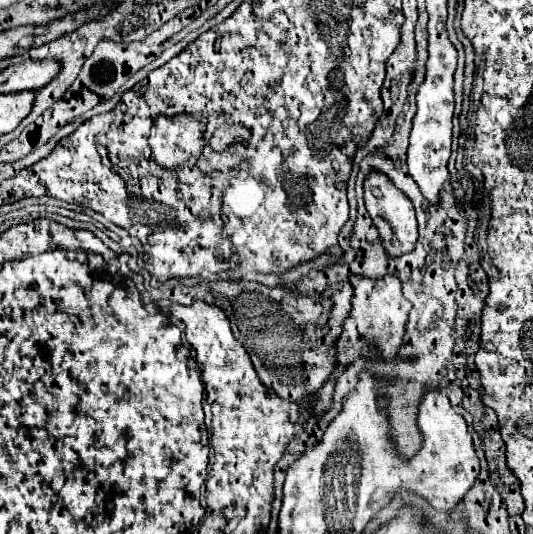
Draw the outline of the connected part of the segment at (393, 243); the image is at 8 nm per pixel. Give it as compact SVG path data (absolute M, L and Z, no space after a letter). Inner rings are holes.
M370 174L364 182L364 202L374 226L378 228L388 258L398 258L402 254L412 252L418 240L418 224L414 216L414 206L408 200L408 196L402 190L398 190L384 174Z

